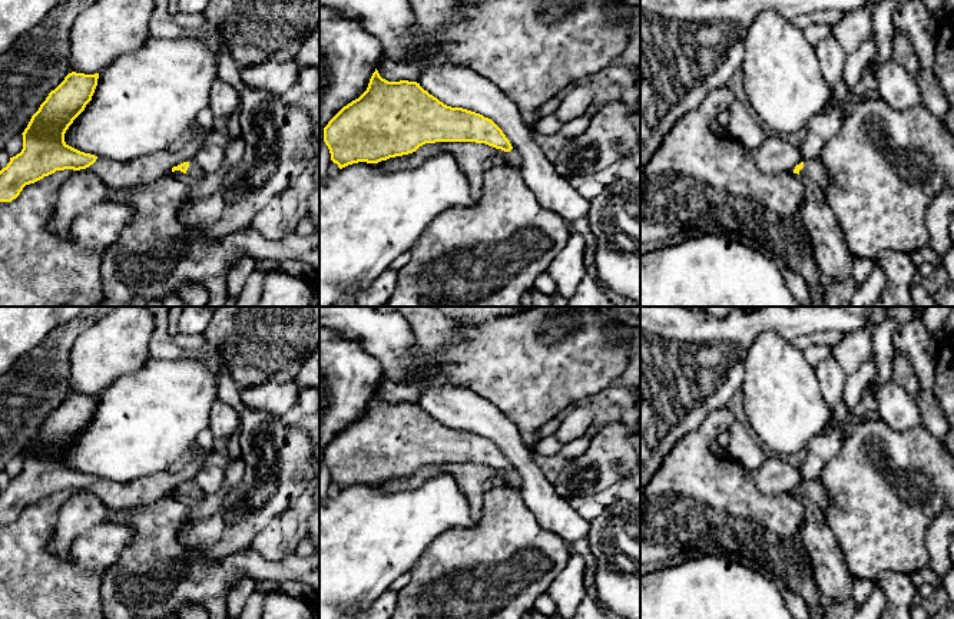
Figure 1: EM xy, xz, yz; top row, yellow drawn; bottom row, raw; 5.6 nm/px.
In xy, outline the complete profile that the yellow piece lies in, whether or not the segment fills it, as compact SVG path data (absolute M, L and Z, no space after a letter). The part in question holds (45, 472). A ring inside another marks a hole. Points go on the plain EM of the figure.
M69 394L49 414L32 437L23 456L23 470L0 491L0 523L16 520L26 506L56 491L80 491L97 477L80 473L64 463L64 454L92 421L99 394Z

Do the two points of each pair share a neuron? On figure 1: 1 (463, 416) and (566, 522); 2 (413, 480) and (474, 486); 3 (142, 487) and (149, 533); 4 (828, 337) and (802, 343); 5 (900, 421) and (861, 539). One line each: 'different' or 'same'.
1: same
2: same
3: different
4: same
5: different

